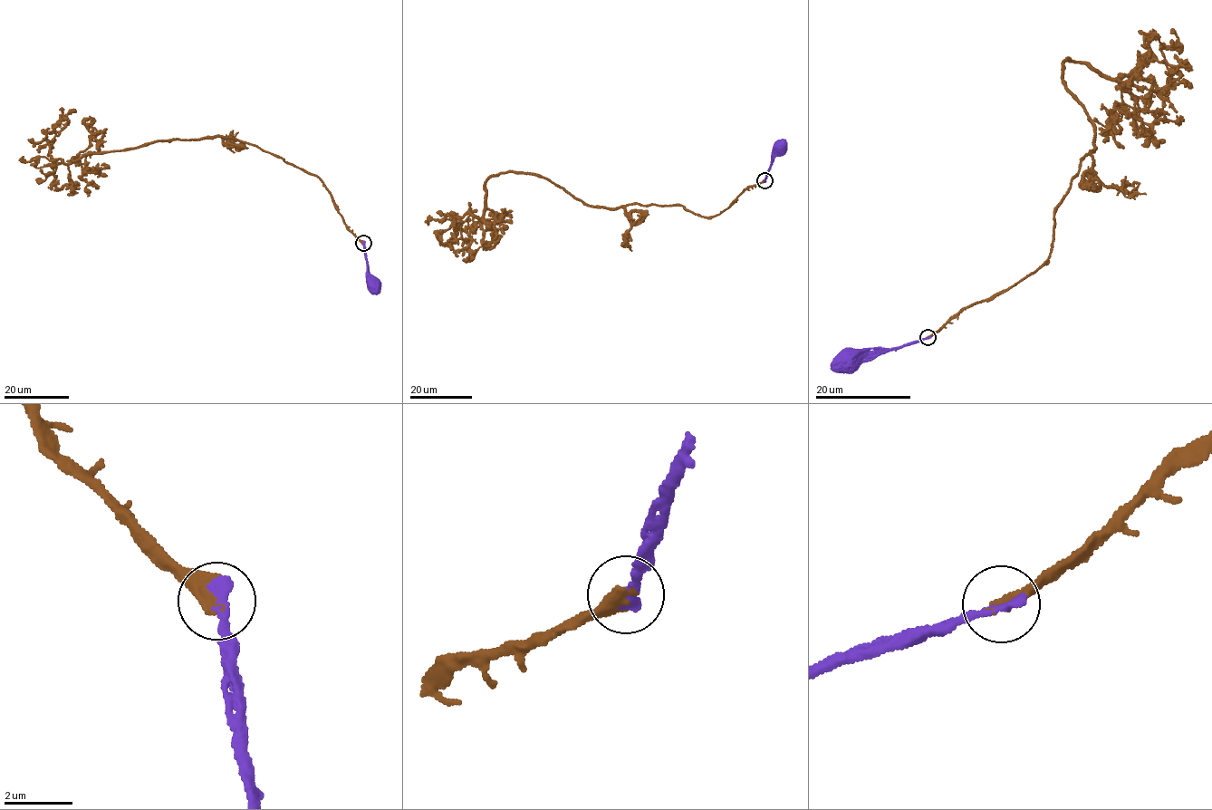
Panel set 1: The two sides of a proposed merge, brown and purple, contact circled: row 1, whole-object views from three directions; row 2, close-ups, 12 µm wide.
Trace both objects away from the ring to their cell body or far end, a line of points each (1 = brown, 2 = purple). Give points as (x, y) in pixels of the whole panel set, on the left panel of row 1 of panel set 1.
1: (363, 243), (317, 177), (241, 140), (158, 140), (63, 163), (52, 158), (50, 141), (55, 125), (73, 110)
2: (363, 243), (366, 273), (376, 282), (376, 286)

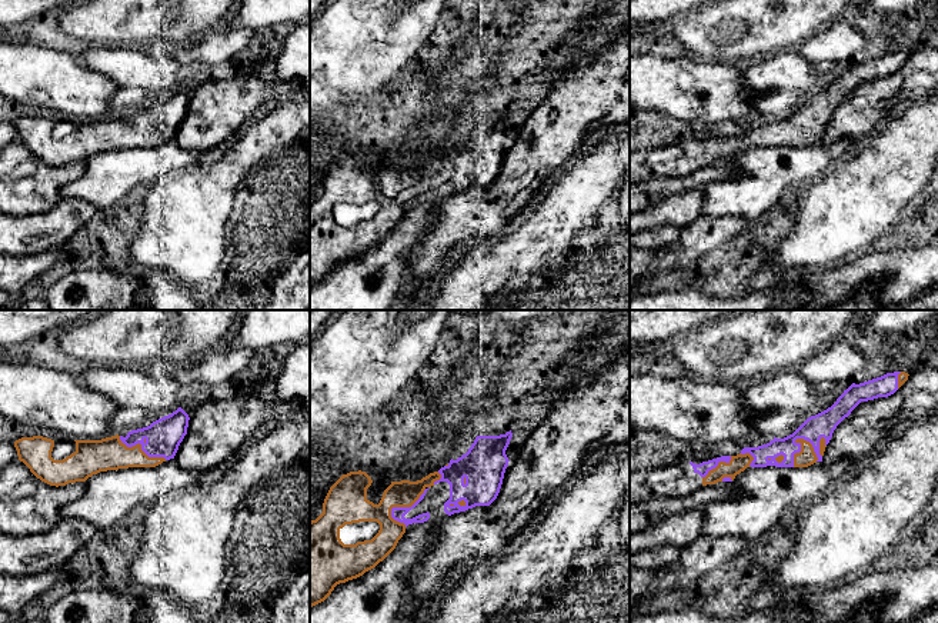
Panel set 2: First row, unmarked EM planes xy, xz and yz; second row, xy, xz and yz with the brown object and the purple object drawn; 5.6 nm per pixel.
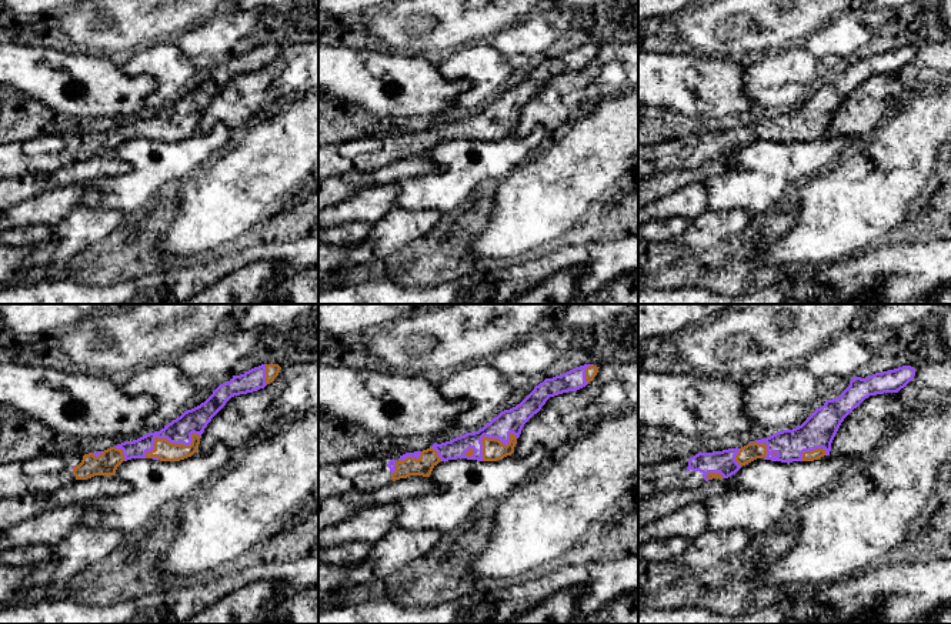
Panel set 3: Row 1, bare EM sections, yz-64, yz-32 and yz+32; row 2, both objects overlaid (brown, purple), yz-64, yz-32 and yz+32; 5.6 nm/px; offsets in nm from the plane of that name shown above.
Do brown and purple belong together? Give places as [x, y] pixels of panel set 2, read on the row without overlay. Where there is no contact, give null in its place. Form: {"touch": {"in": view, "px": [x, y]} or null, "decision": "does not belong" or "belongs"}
{"touch": {"in": "yz", "px": [804, 120]}, "decision": "belongs"}

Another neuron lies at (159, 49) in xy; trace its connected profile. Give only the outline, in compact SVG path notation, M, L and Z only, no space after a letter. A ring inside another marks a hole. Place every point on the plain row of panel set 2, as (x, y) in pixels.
M251 29L213 30L193 44L170 46L164 41L156 41L146 51L154 57L168 56L178 66L191 63L217 64L247 56L256 43L254 36L256 30Z

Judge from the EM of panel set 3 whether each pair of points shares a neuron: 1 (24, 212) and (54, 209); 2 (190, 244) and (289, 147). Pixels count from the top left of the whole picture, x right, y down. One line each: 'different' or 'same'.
1: same
2: same

